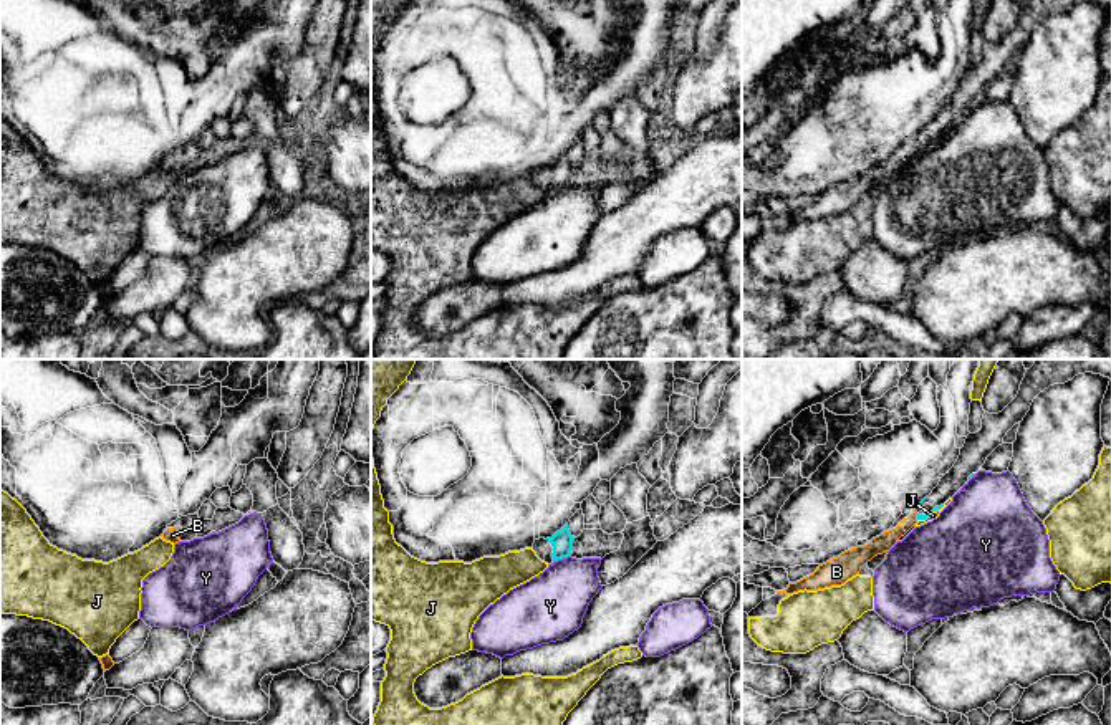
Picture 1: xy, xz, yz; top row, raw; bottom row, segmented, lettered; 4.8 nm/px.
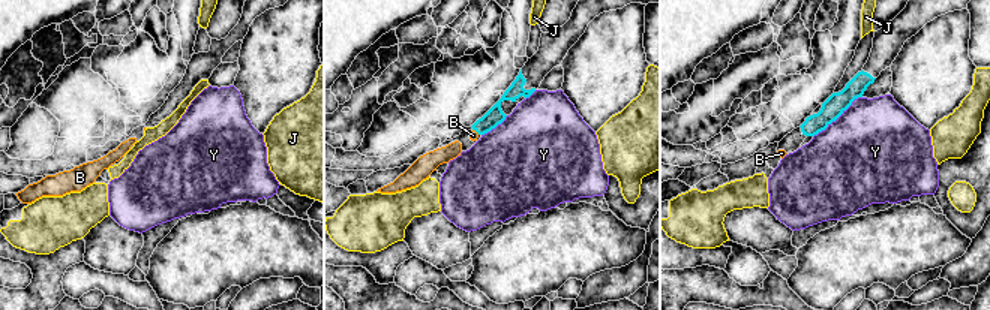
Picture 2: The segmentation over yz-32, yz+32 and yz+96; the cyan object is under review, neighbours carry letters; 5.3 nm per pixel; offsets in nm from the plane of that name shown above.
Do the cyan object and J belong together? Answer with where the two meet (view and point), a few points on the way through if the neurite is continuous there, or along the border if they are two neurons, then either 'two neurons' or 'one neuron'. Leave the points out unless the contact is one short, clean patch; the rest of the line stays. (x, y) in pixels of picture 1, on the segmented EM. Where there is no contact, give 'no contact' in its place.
meets cyan in yz at (937, 508); two neurons

